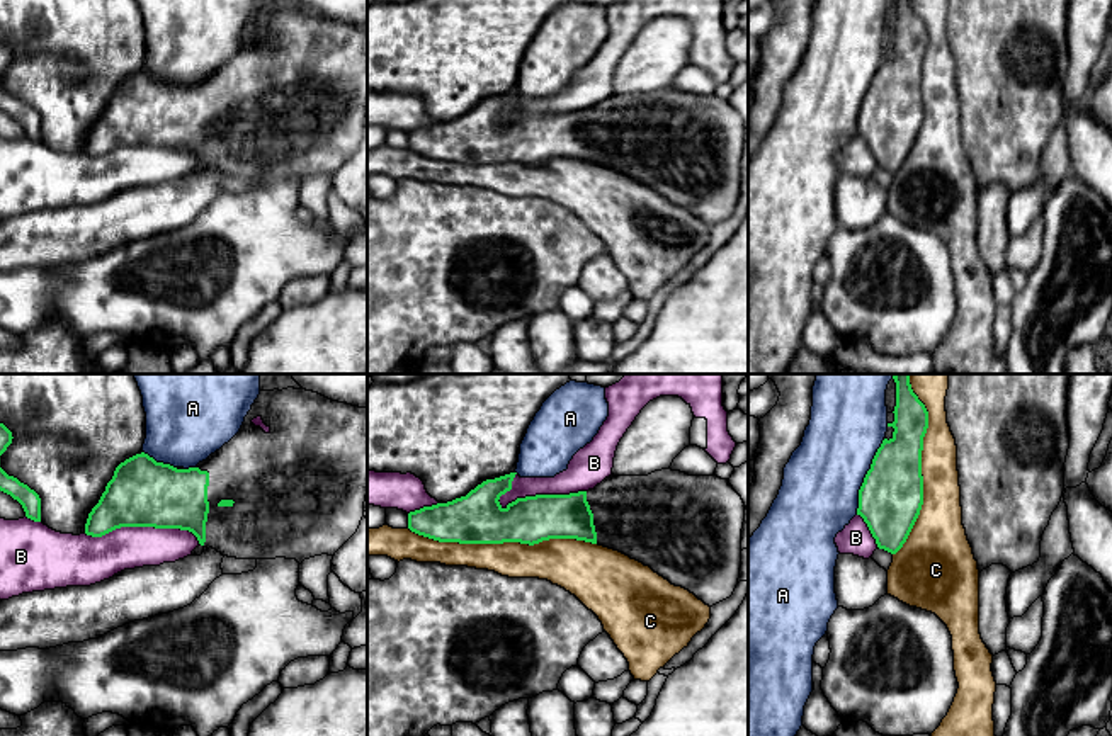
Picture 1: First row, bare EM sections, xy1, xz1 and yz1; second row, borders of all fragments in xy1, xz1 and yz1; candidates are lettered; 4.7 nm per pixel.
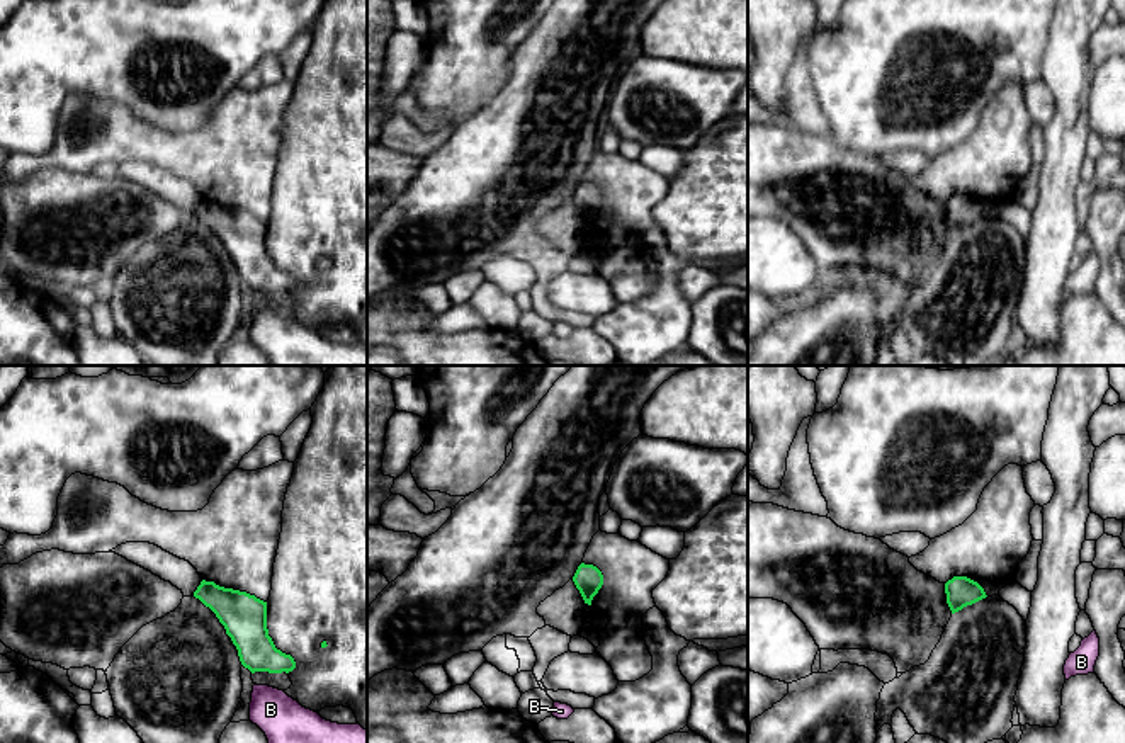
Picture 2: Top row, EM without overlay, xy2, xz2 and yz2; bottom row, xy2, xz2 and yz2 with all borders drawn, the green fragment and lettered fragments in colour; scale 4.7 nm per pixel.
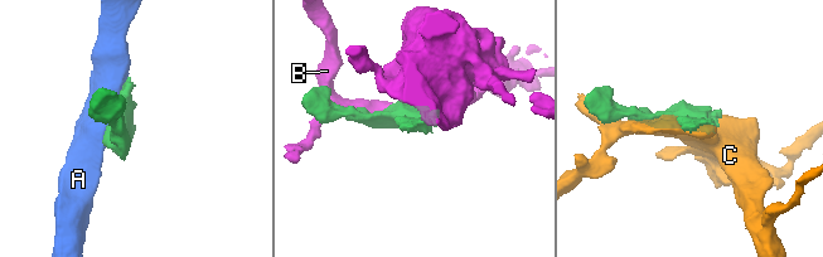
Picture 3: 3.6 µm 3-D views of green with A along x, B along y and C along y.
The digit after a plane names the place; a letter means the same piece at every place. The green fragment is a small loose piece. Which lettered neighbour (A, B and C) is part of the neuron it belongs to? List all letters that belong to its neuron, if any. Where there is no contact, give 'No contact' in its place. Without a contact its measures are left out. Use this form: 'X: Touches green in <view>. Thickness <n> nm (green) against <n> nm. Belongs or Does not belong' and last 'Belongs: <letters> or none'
A: Touches green in yz1. Thickness 300 nm (green) against 360 nm. Does not belong
B: Touches green in xz1. Thickness 220 nm (green) against 170 nm. Does not belong
C: Touches green in xz1. Thickness 240 nm (green) against 190 nm. Does not belong
Belongs: none

